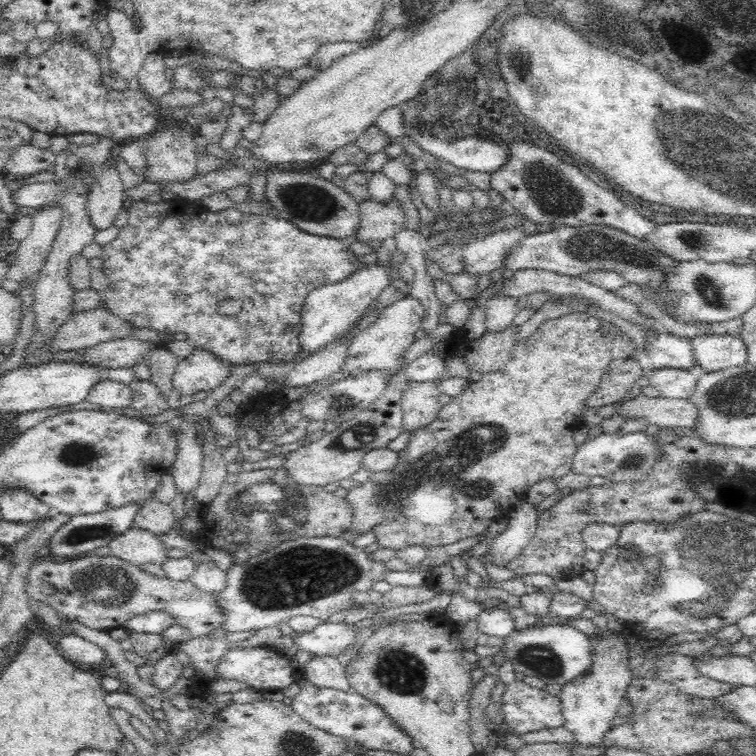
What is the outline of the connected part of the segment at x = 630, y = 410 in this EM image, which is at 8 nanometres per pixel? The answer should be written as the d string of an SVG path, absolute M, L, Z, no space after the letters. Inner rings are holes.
M642 394L632 400L618 403L618 411L630 417L642 417L648 424L657 424L662 428L690 428L698 424L698 407L690 400L664 397L646 397Z

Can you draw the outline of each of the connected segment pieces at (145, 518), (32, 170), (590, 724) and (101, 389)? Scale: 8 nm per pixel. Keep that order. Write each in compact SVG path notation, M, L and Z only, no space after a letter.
M148 497L144 499L144 506L136 514L132 528L143 528L160 537L168 534L175 524L176 519L168 503Z
M28 143L16 148L16 152L8 158L2 173L11 173L16 176L30 176L42 170L48 171L55 166L57 154L48 148L31 146Z
M614 631L604 632L605 639L592 639L592 666L583 676L566 684L560 694L560 704L563 710L563 726L574 735L575 744L586 748L598 748L604 745L604 738L614 725L618 716L618 708L627 696L630 686L631 670L627 667L630 656L627 651L625 634Z
M108 379L100 381L90 388L87 401L100 408L128 408L132 404L132 387L123 382Z

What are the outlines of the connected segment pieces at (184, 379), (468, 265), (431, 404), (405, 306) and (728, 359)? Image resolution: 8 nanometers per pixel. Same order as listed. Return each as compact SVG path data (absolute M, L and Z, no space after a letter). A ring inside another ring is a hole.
M196 345L190 356L178 360L172 384L180 396L192 395L200 390L208 392L224 384L224 381L232 376L235 368L230 362L221 360L212 352Z
M522 224L475 239L462 250L464 271L489 274L504 265L508 252L528 236Z
M444 378L434 382L408 381L407 387L401 396L403 410L404 431L429 425L439 413L441 404L438 397L441 392L438 384Z
M411 296L389 304L372 326L364 328L360 334L352 338L352 342L348 344L349 356L342 366L343 371L351 372L351 376L356 376L362 371L382 369L396 376L395 370L402 366L402 356L406 352L406 347L414 341L413 334L421 328L422 318L424 318L424 306Z
M701 335L689 338L701 373L743 366L748 349L741 335Z

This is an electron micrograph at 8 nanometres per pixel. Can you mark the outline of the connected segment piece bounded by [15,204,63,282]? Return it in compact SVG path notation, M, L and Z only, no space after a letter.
M56 206L42 207L33 215L33 225L28 238L20 242L17 248L16 265L24 273L22 280L37 279L43 260L48 256L51 244L60 230L63 209Z

